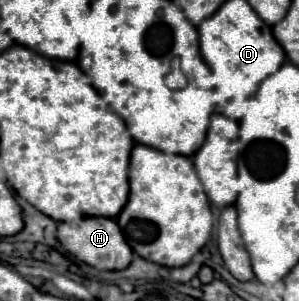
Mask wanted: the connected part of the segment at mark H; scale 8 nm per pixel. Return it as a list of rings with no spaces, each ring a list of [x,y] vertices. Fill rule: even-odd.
[[[83,218],[79,222],[61,222],[57,228],[57,238],[63,248],[79,262],[85,262],[97,270],[123,270],[129,266],[133,250],[123,238],[121,228],[113,218]]]

